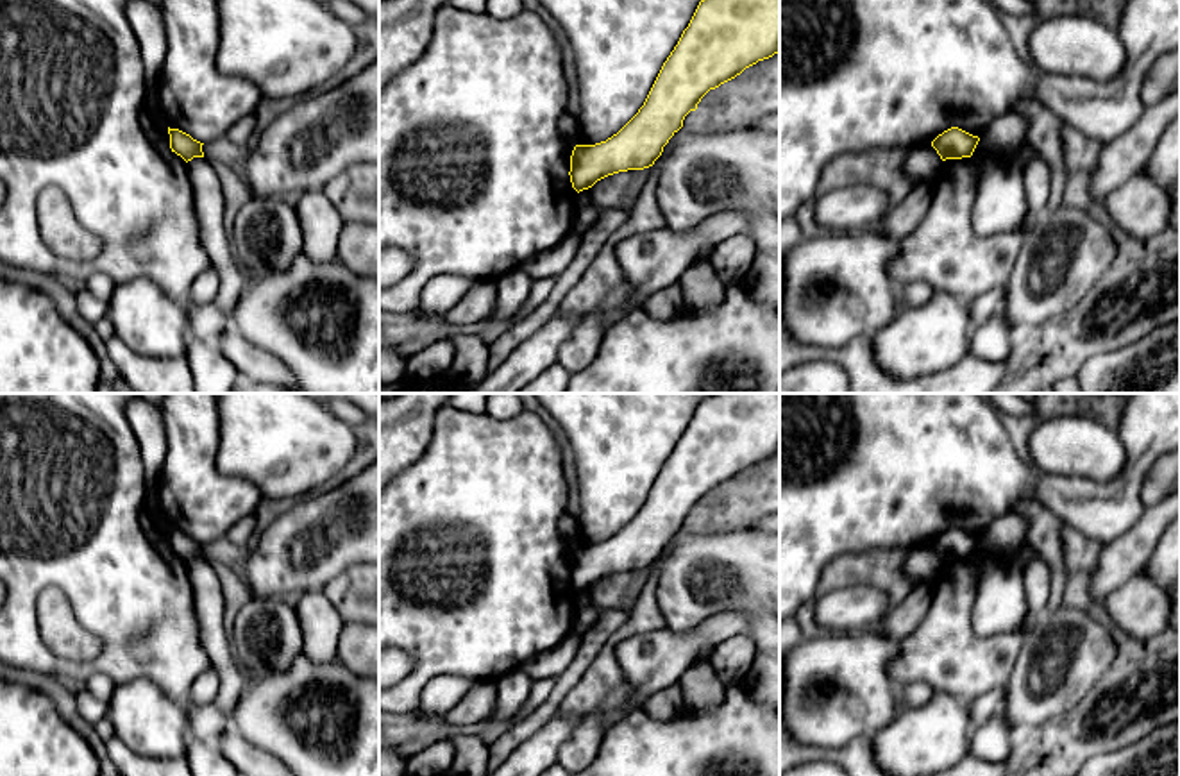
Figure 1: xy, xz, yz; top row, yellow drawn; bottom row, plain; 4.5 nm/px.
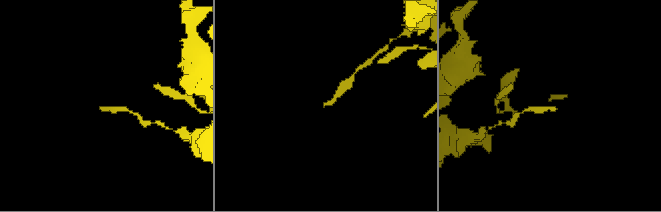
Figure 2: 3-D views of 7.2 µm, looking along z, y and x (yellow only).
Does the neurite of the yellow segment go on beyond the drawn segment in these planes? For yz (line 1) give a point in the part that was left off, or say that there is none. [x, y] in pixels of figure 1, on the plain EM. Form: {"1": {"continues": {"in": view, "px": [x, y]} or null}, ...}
{"1": {"continues": null}}

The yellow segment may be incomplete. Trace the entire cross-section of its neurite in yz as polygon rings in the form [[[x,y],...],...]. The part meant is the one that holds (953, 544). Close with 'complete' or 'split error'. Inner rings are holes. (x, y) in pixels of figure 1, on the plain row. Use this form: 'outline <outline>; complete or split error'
outline [[[951,527],[939,535],[931,547],[937,551],[942,561],[971,558],[980,538],[973,536],[958,527]]]; complete

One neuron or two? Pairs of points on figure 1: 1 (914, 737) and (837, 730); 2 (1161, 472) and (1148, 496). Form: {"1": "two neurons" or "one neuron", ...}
{"1": "two neurons", "2": "one neuron"}

